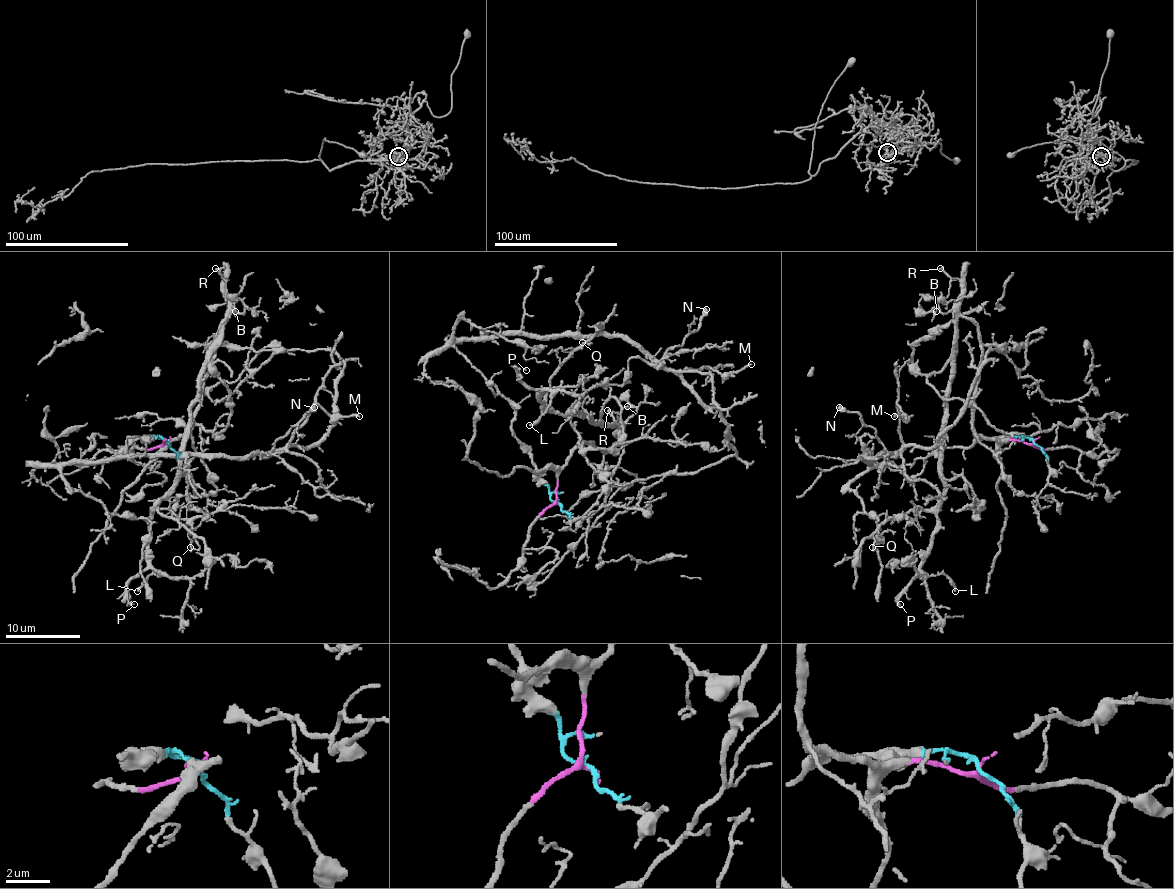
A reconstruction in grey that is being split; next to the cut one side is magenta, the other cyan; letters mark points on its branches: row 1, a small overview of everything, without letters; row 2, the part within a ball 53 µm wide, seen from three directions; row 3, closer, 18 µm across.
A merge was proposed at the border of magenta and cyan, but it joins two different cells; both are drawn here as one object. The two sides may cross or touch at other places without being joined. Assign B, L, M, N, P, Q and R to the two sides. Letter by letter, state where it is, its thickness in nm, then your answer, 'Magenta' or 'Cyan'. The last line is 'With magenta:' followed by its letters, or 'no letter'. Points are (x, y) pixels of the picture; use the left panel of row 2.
B: Place: (235, 311). Thickness 130 nm. Magenta
L: Place: (137, 591). Thickness 190 nm. Magenta
M: Place: (359, 416). Thickness 170 nm. Cyan
N: Place: (314, 407). Thickness 500 nm. Cyan
P: Place: (134, 604). Thickness 150 nm. Magenta
Q: Place: (190, 547). Thickness 140 nm. Magenta
R: Place: (215, 268). Thickness 90 nm. Magenta
With magenta: B, L, P, Q, R

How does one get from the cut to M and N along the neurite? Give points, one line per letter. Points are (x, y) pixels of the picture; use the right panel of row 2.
M: (1034, 441), (983, 437), (896, 467), (870, 463), (864, 456), (902, 446), (896, 403), (904, 415), (894, 416)
N: (1034, 441), (983, 437), (911, 463), (870, 463), (864, 456), (889, 454), (857, 413), (838, 407)

